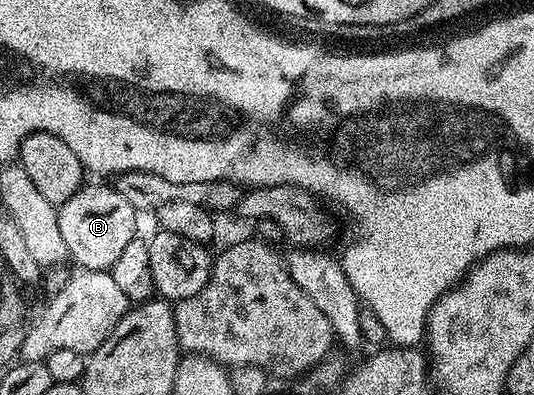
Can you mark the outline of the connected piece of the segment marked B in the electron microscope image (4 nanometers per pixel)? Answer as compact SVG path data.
M83 184L81 189L76 191L76 195L72 195L72 199L68 199L63 205L57 206L60 236L67 247L69 260L75 261L75 266L84 269L105 269L109 271L112 263L116 263L116 258L124 251L124 247L128 247L128 243L132 243L134 237L139 236L138 218L140 213L134 209L128 200L124 199L120 191L115 189L113 184L108 185L90 185Z

